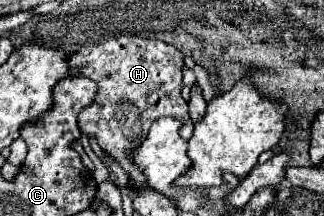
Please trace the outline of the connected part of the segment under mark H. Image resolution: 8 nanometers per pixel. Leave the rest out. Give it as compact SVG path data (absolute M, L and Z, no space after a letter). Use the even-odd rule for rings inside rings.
M121 35L81 47L69 59L69 67L75 75L89 77L99 85L95 103L85 107L79 115L79 129L87 137L95 137L97 145L129 171L129 179L133 179L137 187L147 187L147 179L133 163L133 149L145 141L149 127L159 117L173 115L189 123L189 105L181 97L183 53L163 41Z

